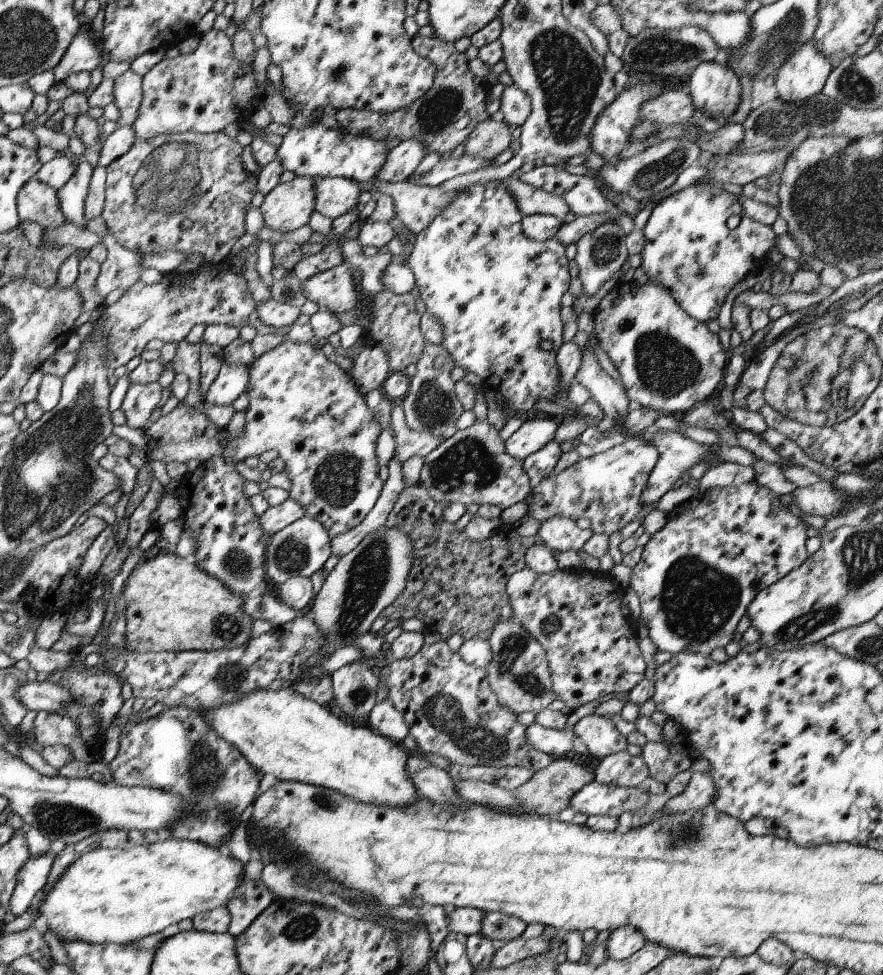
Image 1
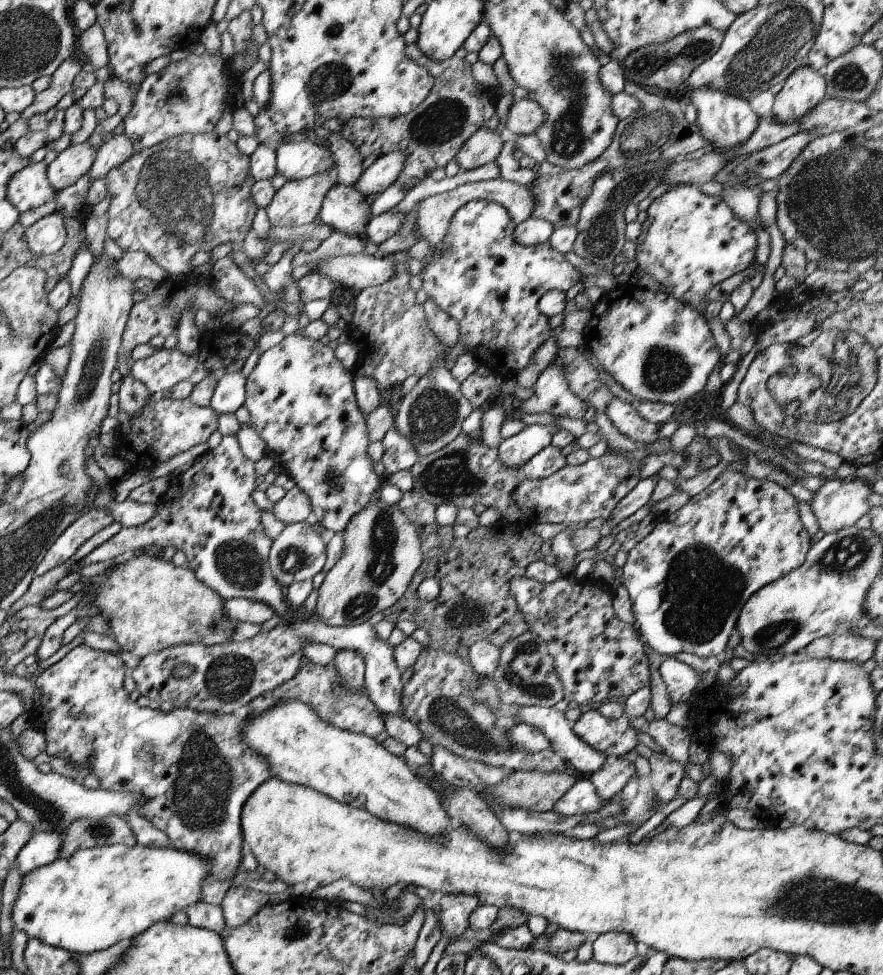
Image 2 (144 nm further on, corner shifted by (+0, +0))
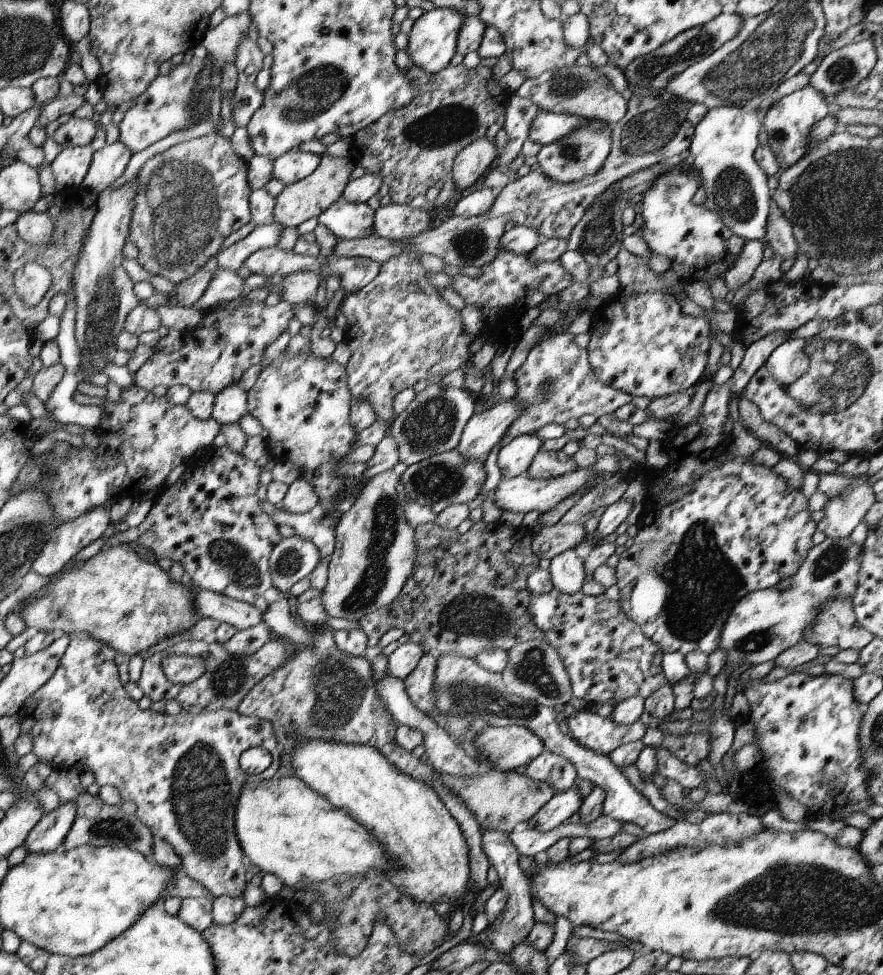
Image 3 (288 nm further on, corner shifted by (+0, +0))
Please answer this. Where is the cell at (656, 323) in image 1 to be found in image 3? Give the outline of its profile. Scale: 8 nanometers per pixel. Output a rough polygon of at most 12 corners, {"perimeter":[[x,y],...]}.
{"perimeter":[[653,292],[591,312],[589,364],[631,396],[707,378],[709,322]]}

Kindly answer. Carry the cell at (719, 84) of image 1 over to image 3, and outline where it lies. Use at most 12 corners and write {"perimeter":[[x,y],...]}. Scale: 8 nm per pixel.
{"perimeter":[[713,108],[693,128],[703,208],[745,242],[773,204],[753,160],[761,116]]}

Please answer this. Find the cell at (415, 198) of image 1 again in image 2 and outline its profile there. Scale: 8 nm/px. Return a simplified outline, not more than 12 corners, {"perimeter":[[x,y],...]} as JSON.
{"perimeter":[[501,176],[419,202],[415,232],[435,250],[473,200],[501,204],[517,226],[535,210],[527,186]]}

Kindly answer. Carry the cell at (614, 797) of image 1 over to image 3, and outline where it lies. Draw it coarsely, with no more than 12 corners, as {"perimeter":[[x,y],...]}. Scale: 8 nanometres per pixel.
{"perimeter":[[577,786],[555,794],[527,822],[541,834],[567,824],[583,800]]}

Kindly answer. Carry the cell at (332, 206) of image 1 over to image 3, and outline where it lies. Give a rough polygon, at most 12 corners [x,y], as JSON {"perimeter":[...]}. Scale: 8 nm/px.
{"perimeter":[[337,200],[323,224],[337,240],[361,240],[373,234],[367,204]]}

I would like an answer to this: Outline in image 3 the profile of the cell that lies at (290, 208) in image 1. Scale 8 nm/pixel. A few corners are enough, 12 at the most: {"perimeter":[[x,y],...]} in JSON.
{"perimeter":[[327,152],[275,198],[273,222],[295,228],[341,198],[355,164]]}

